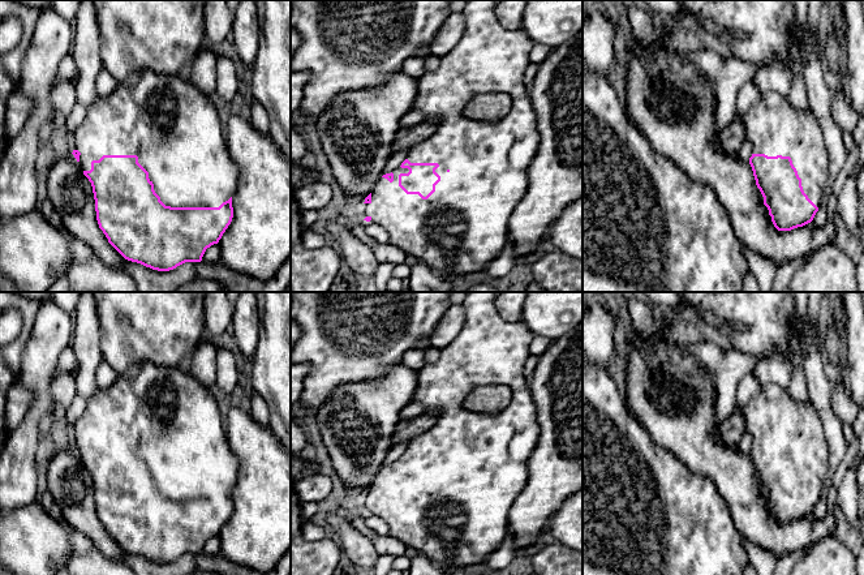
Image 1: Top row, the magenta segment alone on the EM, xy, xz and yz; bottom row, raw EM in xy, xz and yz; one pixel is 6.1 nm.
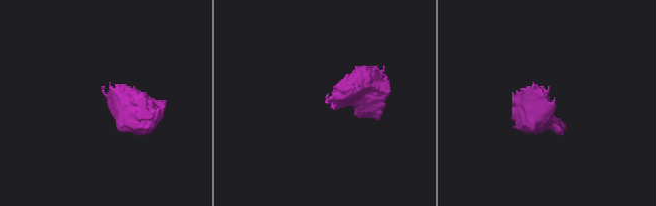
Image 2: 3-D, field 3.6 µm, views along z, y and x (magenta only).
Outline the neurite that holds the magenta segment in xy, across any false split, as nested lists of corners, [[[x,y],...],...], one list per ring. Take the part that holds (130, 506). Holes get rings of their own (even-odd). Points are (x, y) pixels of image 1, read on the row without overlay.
[[[151,361],[132,365],[109,387],[99,387],[87,399],[83,415],[74,422],[73,447],[93,479],[99,520],[108,535],[128,553],[158,563],[169,563],[185,554],[201,554],[207,540],[218,536],[233,510],[232,489],[237,481],[238,463],[231,451],[224,424],[224,412],[210,389],[205,387],[188,369],[167,366]]]

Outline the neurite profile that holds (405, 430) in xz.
[[[424,412],[420,416],[416,416],[410,420],[401,420],[392,437],[394,445],[399,445],[401,442],[410,442],[414,437],[421,435],[426,430],[429,430],[434,422],[437,421],[439,412]]]

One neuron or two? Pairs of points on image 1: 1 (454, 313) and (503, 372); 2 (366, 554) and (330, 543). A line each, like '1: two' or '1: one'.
1: two
2: two

